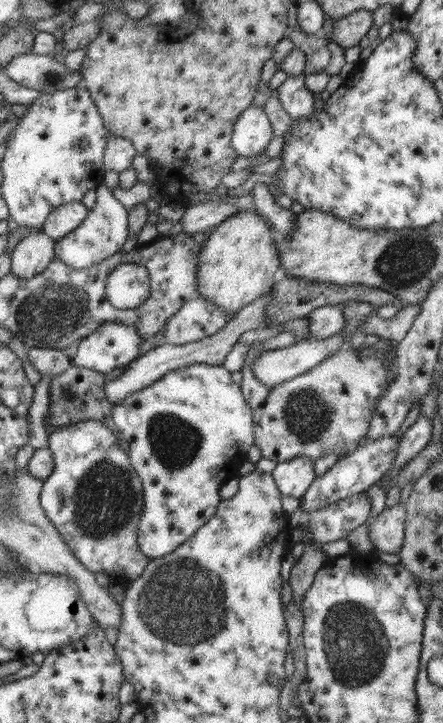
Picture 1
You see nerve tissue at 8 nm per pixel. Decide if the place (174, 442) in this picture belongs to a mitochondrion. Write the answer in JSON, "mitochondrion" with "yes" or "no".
{"mitochondrion":"yes"}

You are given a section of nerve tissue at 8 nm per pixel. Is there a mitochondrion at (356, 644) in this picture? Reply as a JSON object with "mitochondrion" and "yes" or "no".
{"mitochondrion":"yes"}

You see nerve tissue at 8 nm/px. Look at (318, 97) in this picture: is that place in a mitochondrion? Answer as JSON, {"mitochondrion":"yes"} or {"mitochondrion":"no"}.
{"mitochondrion":"no"}

